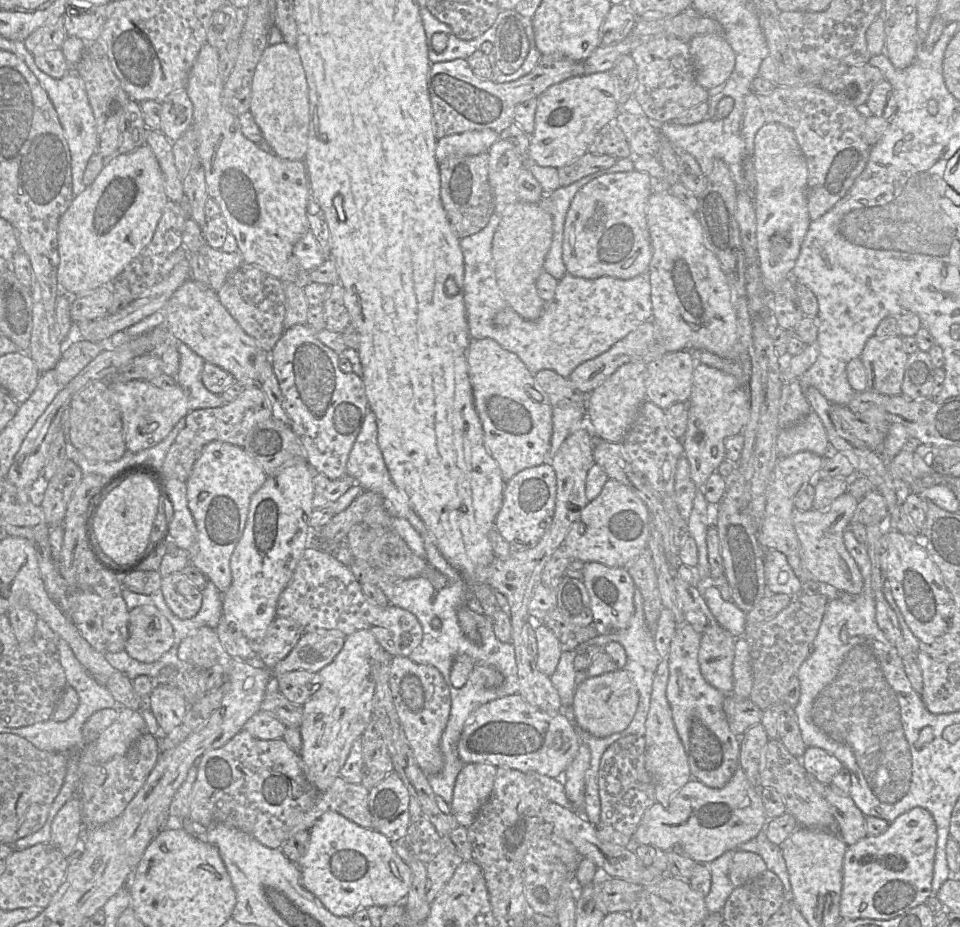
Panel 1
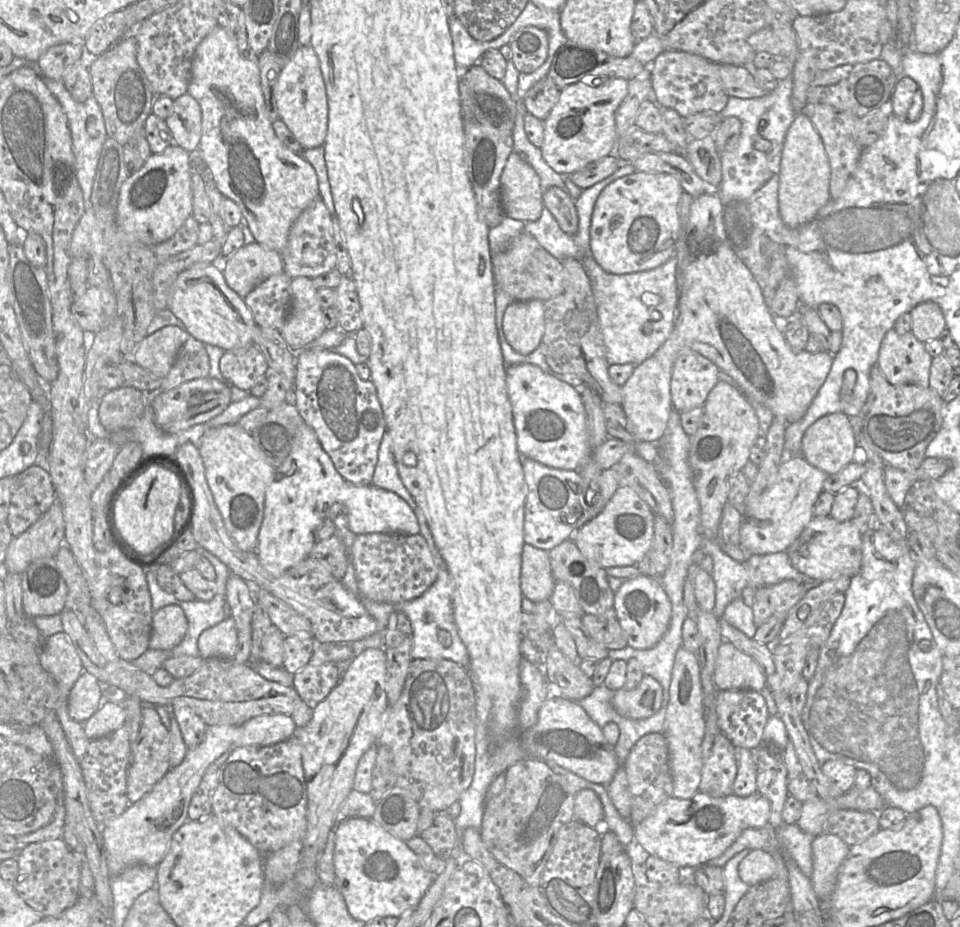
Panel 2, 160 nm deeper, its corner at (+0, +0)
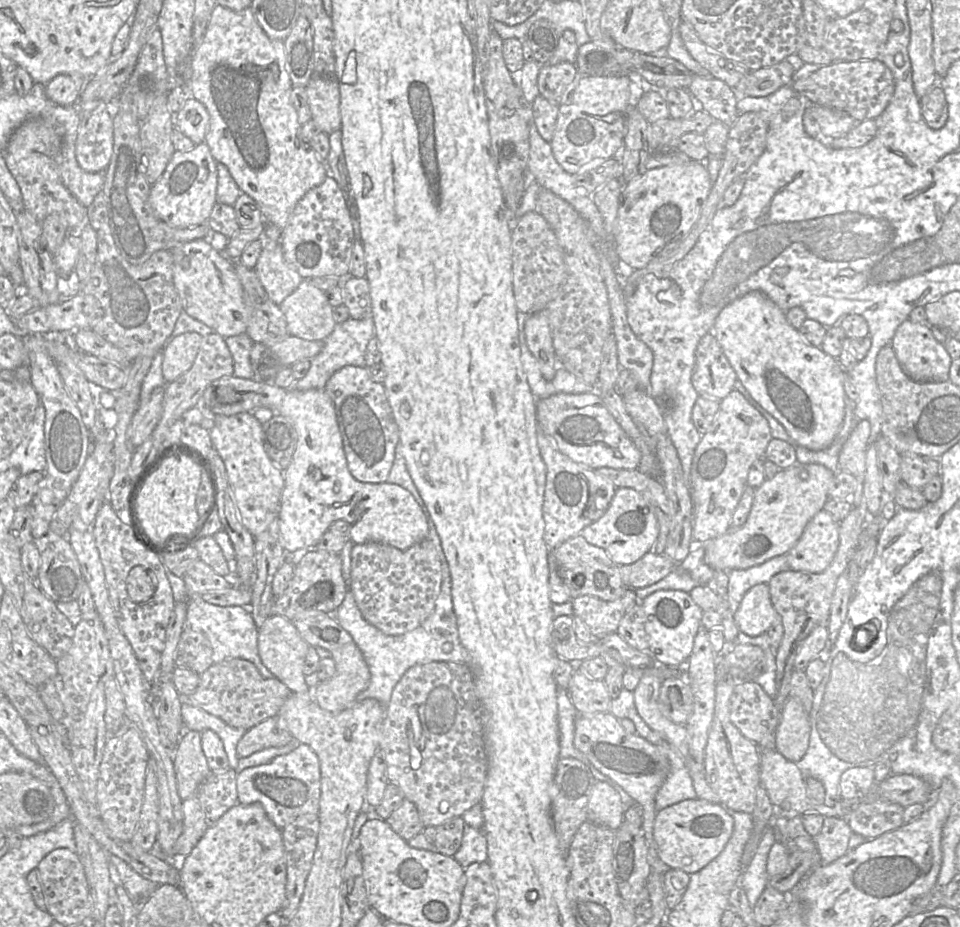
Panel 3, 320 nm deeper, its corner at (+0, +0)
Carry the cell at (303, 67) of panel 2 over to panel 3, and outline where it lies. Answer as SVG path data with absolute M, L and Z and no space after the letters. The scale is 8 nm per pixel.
M313 74L305 89L311 121L327 134L340 129L340 90L337 79L325 79Z

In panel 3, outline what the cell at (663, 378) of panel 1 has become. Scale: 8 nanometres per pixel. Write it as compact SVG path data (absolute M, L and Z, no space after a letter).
M706 334L700 339L695 358L692 384L700 397L723 399L735 389L737 374L715 337Z

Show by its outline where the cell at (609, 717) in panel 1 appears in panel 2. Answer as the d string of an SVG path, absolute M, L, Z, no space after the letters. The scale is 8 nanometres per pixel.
M644 675L636 688L614 691L612 705L619 715L643 719L654 715L663 703L663 687L652 676Z

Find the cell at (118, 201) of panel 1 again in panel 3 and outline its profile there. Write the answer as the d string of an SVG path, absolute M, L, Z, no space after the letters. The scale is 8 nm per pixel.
M206 143L198 144L189 151L175 151L162 176L151 186L149 202L156 215L176 228L206 224L217 202L217 164Z

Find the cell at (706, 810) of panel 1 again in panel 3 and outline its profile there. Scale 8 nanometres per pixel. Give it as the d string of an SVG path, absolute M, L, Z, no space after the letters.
M700 798L680 801L655 815L653 838L660 860L669 868L693 874L714 860L725 848L734 830L731 812L720 803Z

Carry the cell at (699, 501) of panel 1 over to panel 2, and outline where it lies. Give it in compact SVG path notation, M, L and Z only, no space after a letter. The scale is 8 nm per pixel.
M703 537L700 549L712 558L713 570L711 576L715 584L715 608L713 613L718 618L723 617L726 606L732 600L740 598L743 589L747 587L756 589L762 586L773 585L783 580L795 580L809 586L819 584L819 582L811 580L805 574L794 568L786 551L765 555L751 555L743 562L739 562L721 550L718 540Z

